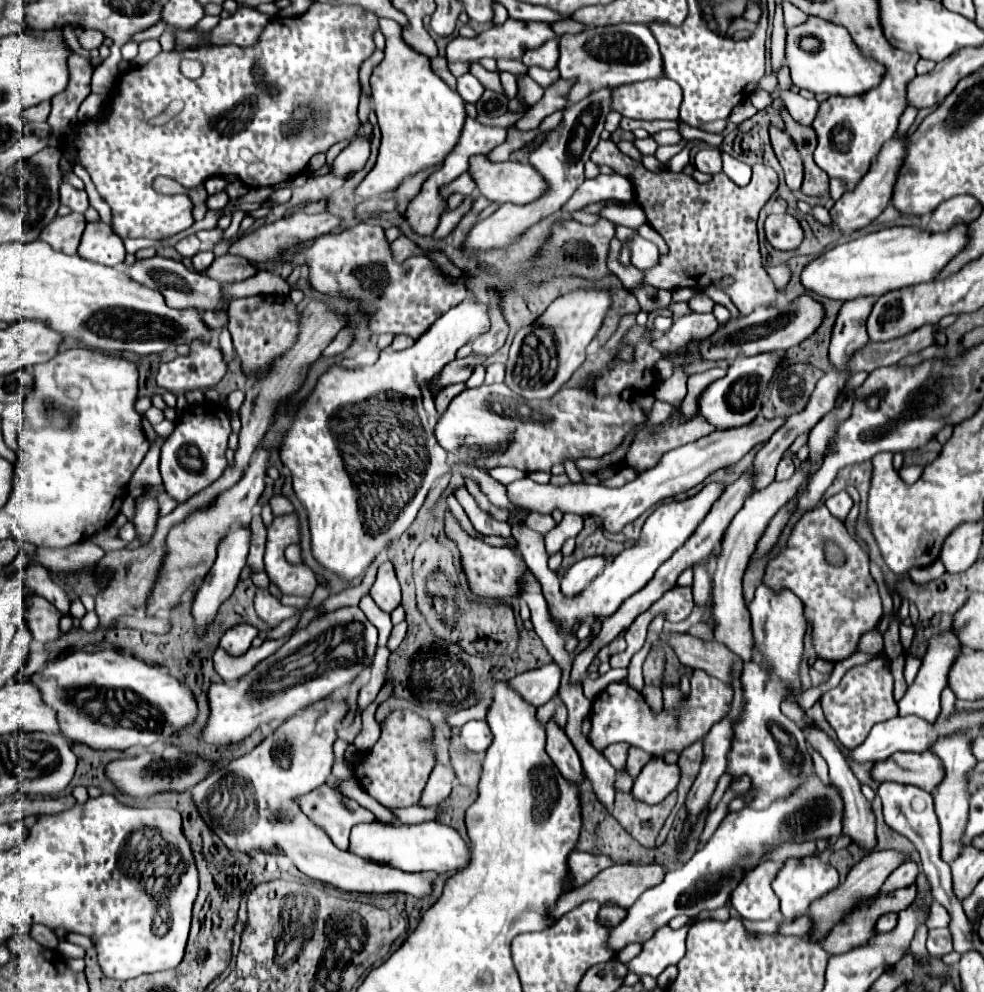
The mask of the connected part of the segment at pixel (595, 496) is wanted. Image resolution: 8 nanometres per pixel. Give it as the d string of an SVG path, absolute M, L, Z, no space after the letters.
M758 415L754 421L750 421L746 425L740 425L734 429L724 429L724 431L714 431L714 433L710 433L710 435L706 435L694 443L688 443L684 447L678 447L678 449L664 453L664 457L660 459L660 463L656 467L644 471L642 477L636 477L632 483L626 483L618 489L608 489L602 485L562 485L562 487L552 485L552 483L540 485L540 483L534 483L532 479L524 477L524 479L518 479L514 483L508 483L506 493L510 493L510 501L514 501L514 505L522 505L530 511L552 513L554 509L562 509L564 513L600 515L604 521L604 527L608 531L616 533L616 531L622 531L622 527L626 523L640 517L652 505L696 487L716 469L738 463L754 445L768 441L770 435L782 423L784 423L784 419L768 421L768 419Z

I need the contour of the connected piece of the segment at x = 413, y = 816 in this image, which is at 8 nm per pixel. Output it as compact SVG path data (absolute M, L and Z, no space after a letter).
M412 805L410 809L390 809L390 813L400 821L400 823L422 823L422 821L436 821L438 813L432 809L424 809L418 805Z

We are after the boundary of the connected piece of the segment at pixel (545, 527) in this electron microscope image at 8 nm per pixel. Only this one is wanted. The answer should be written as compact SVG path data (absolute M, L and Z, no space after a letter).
M531 512L528 516L528 520L526 521L526 526L527 525L534 531L545 535L556 526L556 522L551 515Z

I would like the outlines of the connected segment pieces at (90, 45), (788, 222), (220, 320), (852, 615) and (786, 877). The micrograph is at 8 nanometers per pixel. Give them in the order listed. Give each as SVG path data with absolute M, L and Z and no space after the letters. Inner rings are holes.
M88 29L80 35L80 45L84 49L98 49L102 45L102 41L106 39L104 33L98 33L98 29Z
M788 213L768 215L764 229L766 229L768 243L774 249L780 249L780 251L794 251L794 249L798 249L800 243L802 243L802 237L804 237L800 223L792 215L788 215Z
M200 311L202 319L206 321L206 325L210 325L210 329L220 329L228 323L228 315L222 311Z
M824 505L806 513L794 527L786 545L774 559L768 561L762 583L774 593L790 589L804 603L806 623L812 627L812 645L824 661L844 661L858 651L858 641L864 633L878 627L882 617L882 601L878 585L868 571L868 555L848 535L844 523L836 519ZM830 539L846 553L846 565L832 567L824 559L822 543Z
M808 855L802 859L786 859L782 869L776 873L772 881L772 889L780 899L780 911L784 921L794 921L800 915L806 915L810 903L826 895L834 887L838 887L838 871L830 863L824 863L818 855Z

